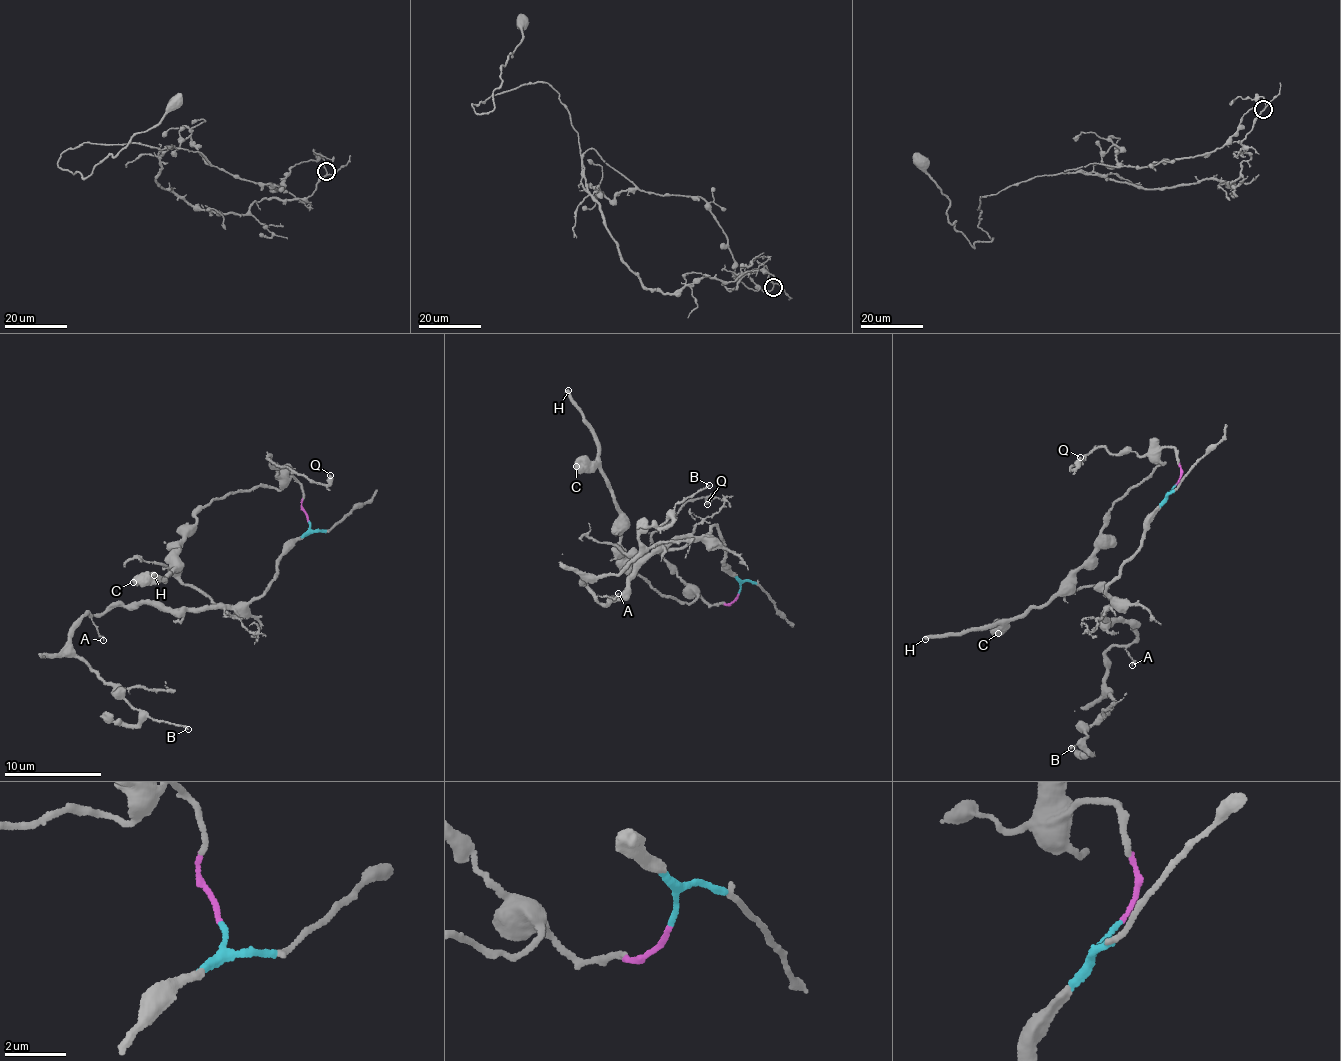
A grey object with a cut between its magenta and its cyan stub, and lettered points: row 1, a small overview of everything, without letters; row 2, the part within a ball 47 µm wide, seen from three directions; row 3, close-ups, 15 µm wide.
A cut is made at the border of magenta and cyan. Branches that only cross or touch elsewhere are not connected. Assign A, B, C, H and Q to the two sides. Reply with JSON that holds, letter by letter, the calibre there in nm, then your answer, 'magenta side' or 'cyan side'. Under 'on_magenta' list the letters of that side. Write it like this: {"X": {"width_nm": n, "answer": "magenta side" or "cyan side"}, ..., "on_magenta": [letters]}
{"A": {"width_nm": 110, "answer": "cyan side"}, "B": {"width_nm": 130, "answer": "cyan side"}, "C": {"width_nm": 800, "answer": "magenta side"}, "H": {"width_nm": 320, "answer": "magenta side"}, "Q": {"width_nm": 360, "answer": "magenta side"}, "on_magenta": ["C", "H", "Q"]}

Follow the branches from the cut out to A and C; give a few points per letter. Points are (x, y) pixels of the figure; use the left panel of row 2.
A: (308, 521), (310, 527), (278, 560), (276, 575), (258, 596), (233, 607), (113, 606), (92, 618), (103, 640)
C: (308, 521), (295, 477), (281, 487), (240, 488), (207, 503), (173, 557), (175, 566), (158, 581), (132, 582)

